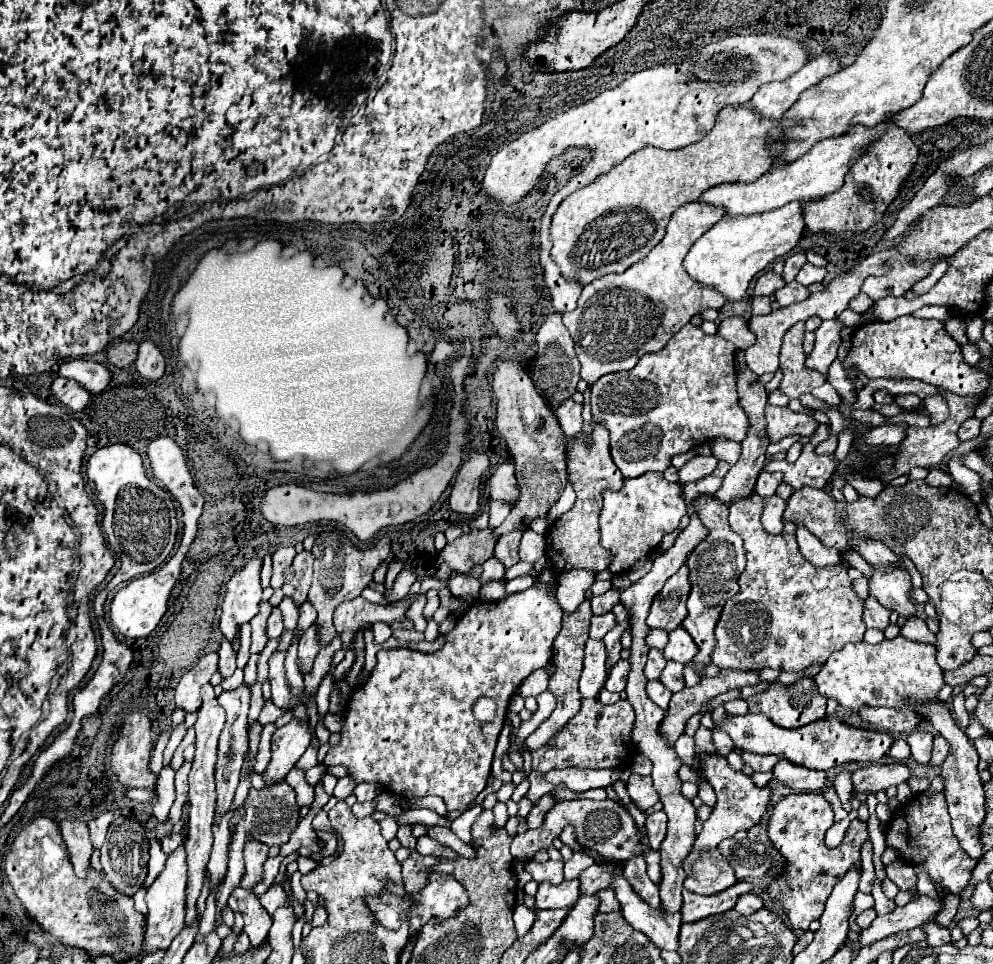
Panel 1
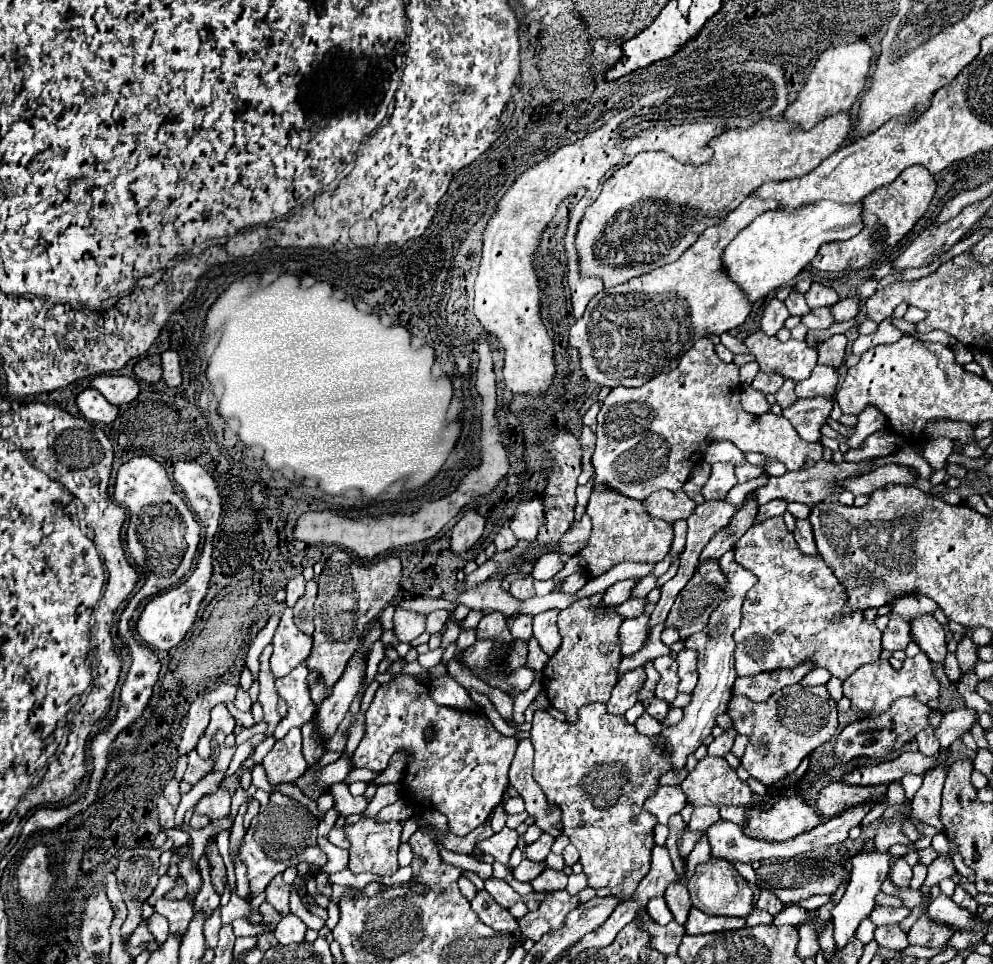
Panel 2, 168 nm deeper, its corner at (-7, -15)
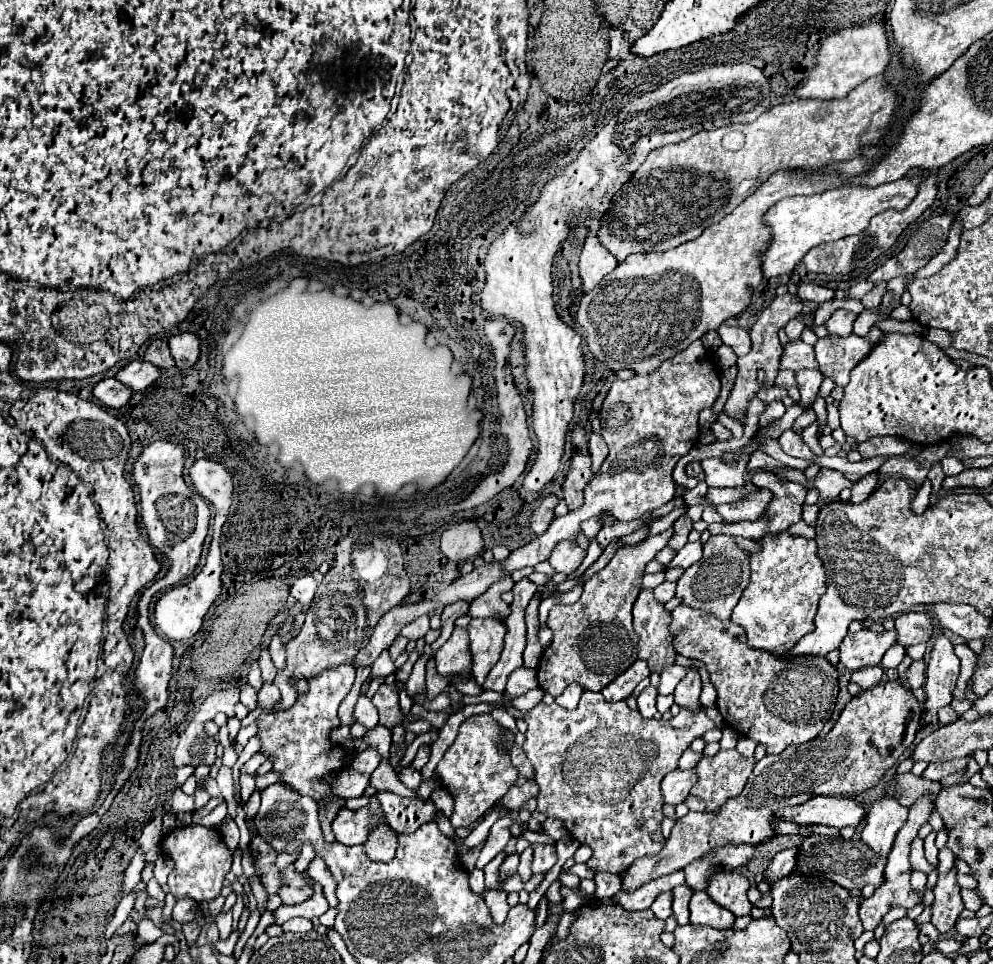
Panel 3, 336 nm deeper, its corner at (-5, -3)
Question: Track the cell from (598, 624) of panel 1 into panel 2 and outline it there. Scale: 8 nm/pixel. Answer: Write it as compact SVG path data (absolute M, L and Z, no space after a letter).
M641 614L633 620L625 620L619 628L623 654L635 654L643 648L649 634L649 614Z

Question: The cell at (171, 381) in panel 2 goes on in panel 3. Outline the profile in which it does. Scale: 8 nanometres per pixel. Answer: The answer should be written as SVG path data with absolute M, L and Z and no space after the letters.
M189 332L171 336L169 348L171 348L171 356L177 368L189 368L199 358L199 340L195 334L189 334Z

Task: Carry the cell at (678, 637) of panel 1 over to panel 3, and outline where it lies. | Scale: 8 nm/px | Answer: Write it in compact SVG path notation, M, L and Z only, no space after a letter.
M687 666L685 668L685 678L677 684L677 688L675 688L675 702L679 704L679 706L685 706L685 708L697 708L697 706L701 706L701 702L699 702L699 694L701 694L701 676L699 676L699 672L695 670L695 668L691 668L691 666Z

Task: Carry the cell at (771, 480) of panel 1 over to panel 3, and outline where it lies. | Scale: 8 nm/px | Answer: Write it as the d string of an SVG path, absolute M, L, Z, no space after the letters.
M763 490L759 494L747 496L733 504L721 504L717 506L717 512L725 522L739 522L739 520L759 520L761 514L765 514L765 506L769 506L769 500L773 500L773 494Z

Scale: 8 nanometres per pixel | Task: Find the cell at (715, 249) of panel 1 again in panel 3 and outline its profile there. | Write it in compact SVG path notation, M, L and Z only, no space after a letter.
M901 178L875 188L845 186L845 188L825 190L823 194L815 196L793 196L779 200L763 216L765 226L771 230L771 240L767 248L759 254L763 278L775 278L793 272L795 266L803 260L803 256L811 248L823 242L833 242L851 234L859 234L861 230L865 230L865 226L875 214L887 208L903 210L913 200L915 194L917 194L917 180Z

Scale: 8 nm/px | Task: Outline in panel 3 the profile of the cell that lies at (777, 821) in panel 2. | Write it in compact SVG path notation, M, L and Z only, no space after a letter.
M813 796L813 800L807 800L805 804L783 808L777 816L795 824L827 824L843 828L859 824L863 818L863 808L853 798Z

